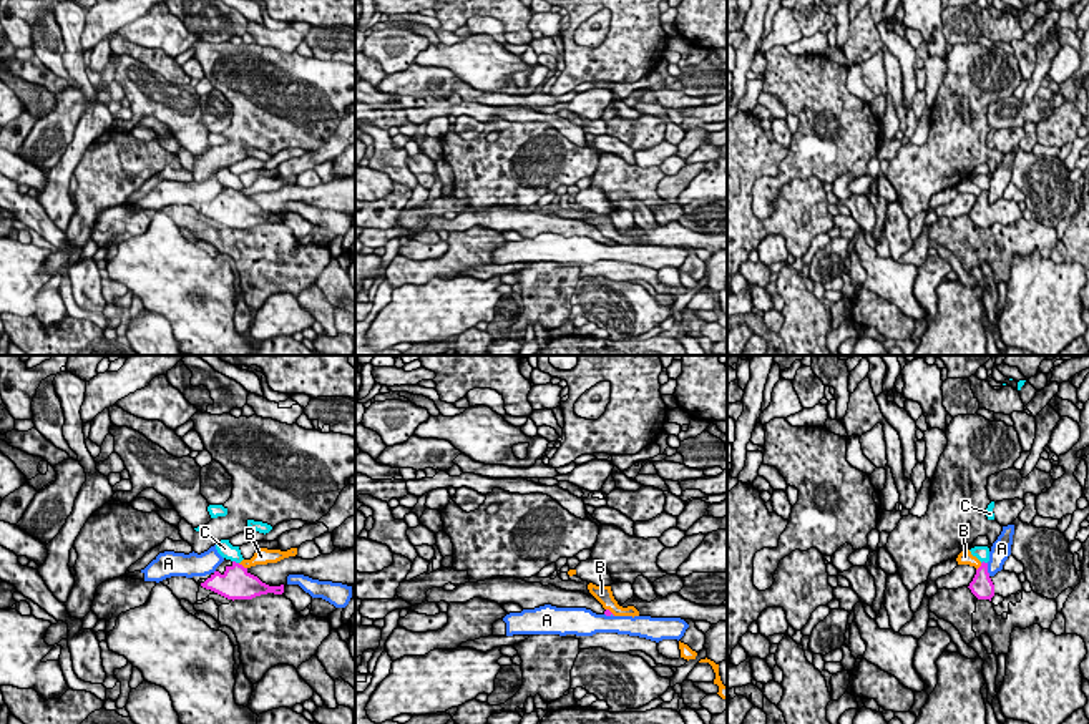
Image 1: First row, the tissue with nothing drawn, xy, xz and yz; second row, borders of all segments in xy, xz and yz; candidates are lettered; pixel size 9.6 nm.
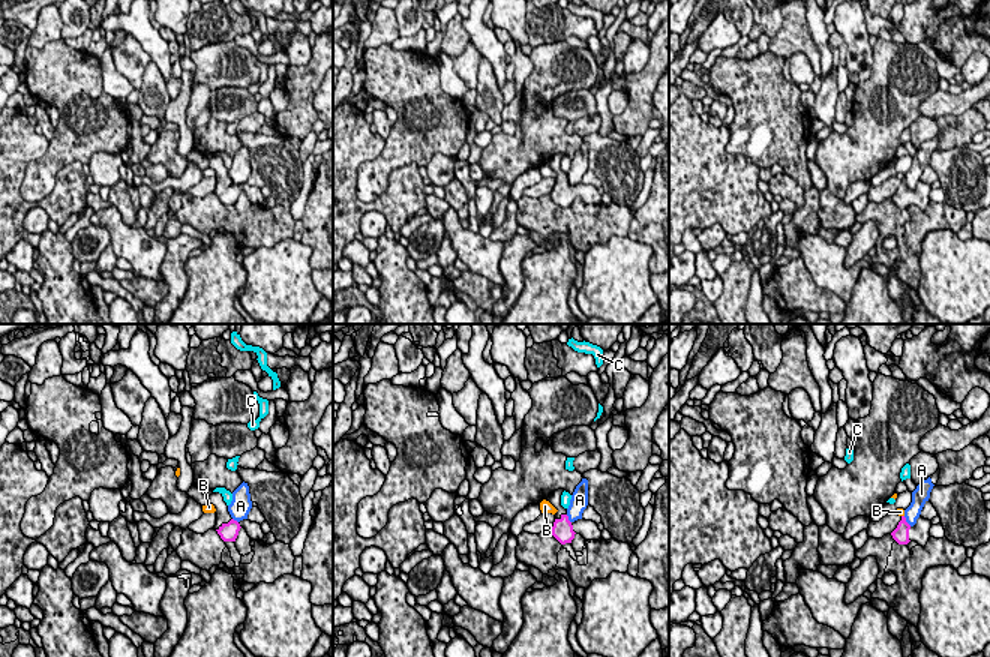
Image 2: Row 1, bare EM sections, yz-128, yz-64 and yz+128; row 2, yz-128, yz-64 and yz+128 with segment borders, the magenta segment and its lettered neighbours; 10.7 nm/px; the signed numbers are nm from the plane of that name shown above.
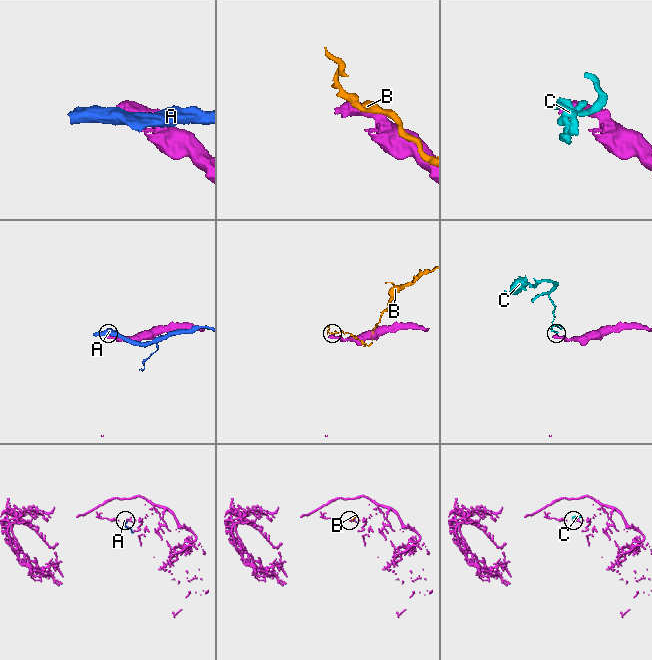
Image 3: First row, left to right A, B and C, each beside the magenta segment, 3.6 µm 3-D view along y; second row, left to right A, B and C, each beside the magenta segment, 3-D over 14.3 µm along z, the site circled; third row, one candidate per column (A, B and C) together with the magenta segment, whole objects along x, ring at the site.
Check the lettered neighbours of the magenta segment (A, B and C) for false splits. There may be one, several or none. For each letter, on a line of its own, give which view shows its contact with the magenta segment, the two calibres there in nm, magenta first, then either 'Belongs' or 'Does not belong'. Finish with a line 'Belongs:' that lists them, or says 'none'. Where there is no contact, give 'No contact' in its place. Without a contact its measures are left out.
A: Touches magenta in yz. Thickness 220 nm (magenta) against 190 nm. Does not belong
B: Touches magenta in xy. Thickness 320 nm (magenta) against 160 nm. Does not belong
C: Touches magenta in xy. Thickness 320 nm (magenta) against 160 nm. Does not belong
Belongs: none

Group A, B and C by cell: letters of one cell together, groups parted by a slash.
A / B / C

